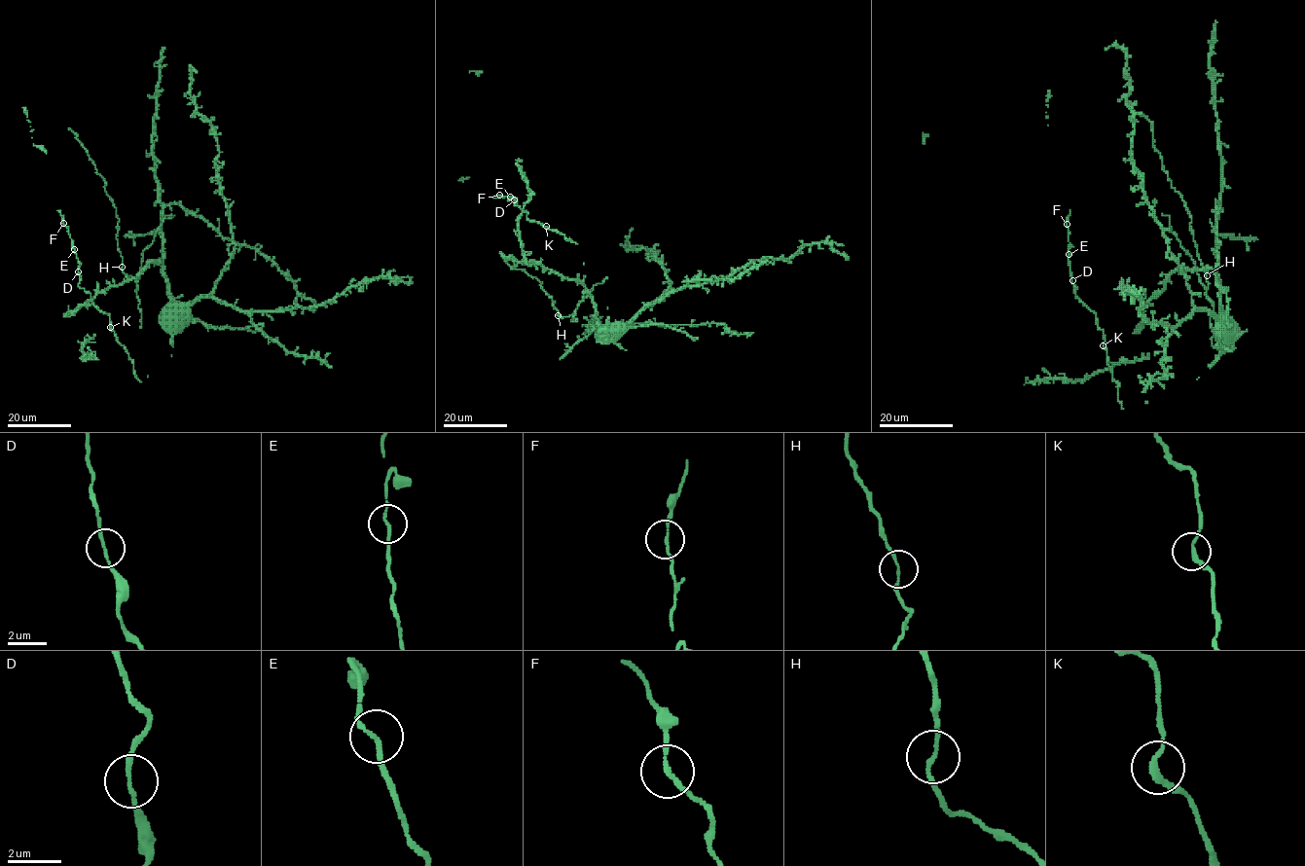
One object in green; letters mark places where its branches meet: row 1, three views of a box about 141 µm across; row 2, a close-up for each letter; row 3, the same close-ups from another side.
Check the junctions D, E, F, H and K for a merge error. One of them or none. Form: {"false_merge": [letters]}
{"false_merge": []}

